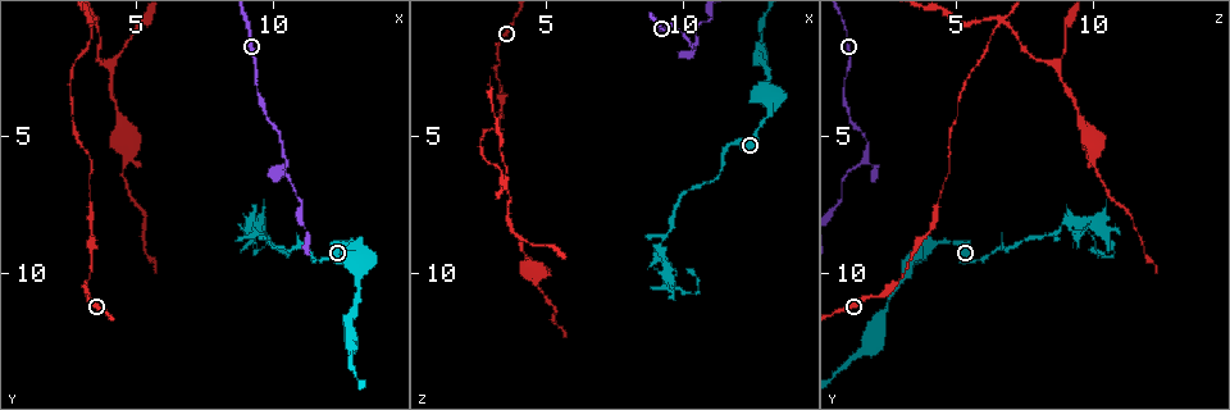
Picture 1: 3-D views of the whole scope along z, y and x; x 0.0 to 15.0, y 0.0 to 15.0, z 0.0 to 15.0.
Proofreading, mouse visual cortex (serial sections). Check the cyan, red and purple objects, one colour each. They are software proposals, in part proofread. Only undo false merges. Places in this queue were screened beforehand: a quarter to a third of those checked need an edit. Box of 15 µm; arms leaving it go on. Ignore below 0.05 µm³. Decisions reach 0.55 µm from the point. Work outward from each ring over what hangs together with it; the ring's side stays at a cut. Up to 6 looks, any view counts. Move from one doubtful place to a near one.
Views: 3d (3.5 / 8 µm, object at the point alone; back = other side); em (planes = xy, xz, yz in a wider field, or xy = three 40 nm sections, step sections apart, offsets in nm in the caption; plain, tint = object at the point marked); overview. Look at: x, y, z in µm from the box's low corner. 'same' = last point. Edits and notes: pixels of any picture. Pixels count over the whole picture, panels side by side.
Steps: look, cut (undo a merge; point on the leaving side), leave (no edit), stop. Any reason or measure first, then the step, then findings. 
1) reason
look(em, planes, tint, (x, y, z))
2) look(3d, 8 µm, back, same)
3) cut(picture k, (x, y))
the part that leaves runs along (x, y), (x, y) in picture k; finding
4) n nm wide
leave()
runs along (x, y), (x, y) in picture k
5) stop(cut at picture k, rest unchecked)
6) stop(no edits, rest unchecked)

sharp bend
look(3d, 3.5 µm, (9.6, 8.0, 10.3))

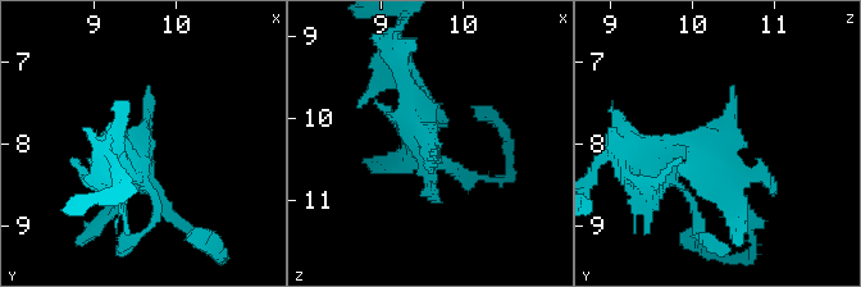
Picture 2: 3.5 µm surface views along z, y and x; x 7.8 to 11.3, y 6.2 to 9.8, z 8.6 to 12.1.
look(em, xy, step 3, tint, (9.60, 7.95, 10.30))

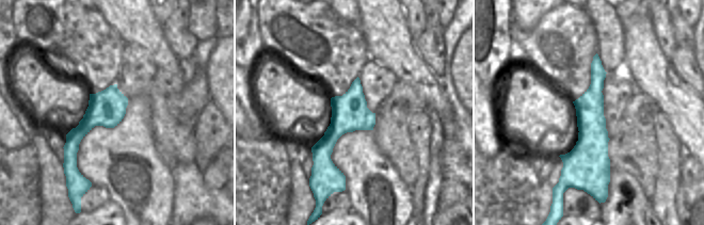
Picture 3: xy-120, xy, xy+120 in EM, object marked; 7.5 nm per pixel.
leave()
runs along (596, 59), (592, 181) in picture 3; continuous, no second cell

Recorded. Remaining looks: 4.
calibre changes
look(3d, 3.5 µm, (13.3, 10.3, 3.1))

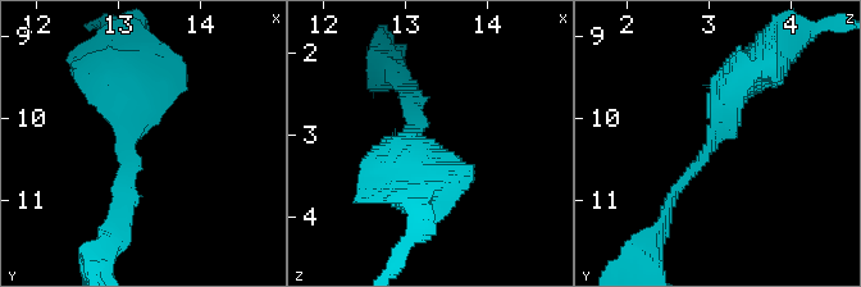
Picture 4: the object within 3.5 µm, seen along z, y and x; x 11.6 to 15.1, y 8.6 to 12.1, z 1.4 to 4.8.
arms of 150, 500 nm; now the EM
look(em, xy, step 5, tint, (13.20, 10.20, 3.10))

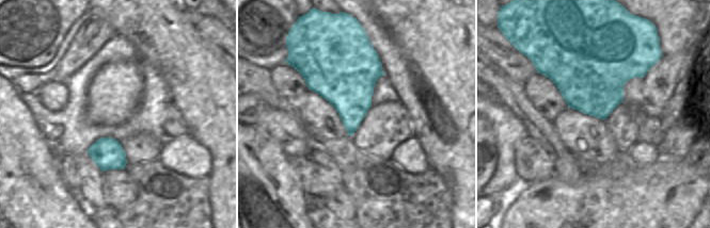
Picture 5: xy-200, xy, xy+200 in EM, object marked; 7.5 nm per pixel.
leave()
runs along (760, 64), (668, 201) in picture 4; all the same cell

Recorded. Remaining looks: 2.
branch point
look(3d, 3.5 µm, back, (10.3, 5.9, 1.7))

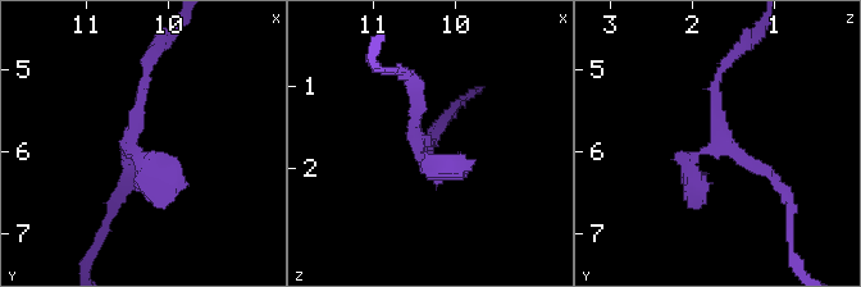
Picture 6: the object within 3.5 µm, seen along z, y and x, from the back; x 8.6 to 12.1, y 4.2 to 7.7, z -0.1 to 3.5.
3 arms; arms of 150, 150, 250 nm; shape alone is not enough
look(em, xy, step 5, tint, (10.45, 5.80, 1.65))

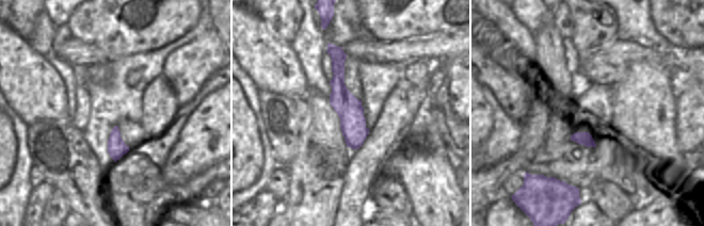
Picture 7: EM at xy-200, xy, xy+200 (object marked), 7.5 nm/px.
leave()
continuous, no second cell

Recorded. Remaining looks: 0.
stop(no edits, rest unchecked)

